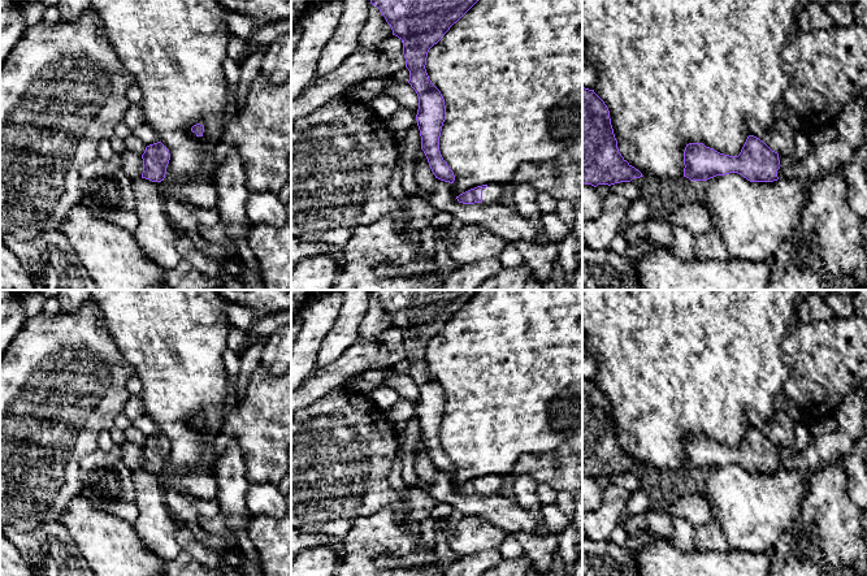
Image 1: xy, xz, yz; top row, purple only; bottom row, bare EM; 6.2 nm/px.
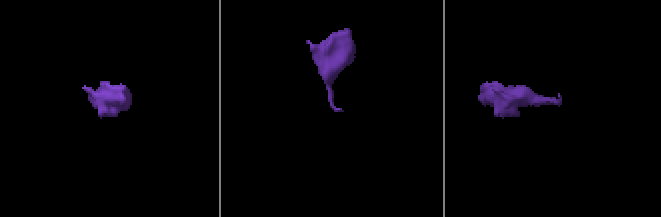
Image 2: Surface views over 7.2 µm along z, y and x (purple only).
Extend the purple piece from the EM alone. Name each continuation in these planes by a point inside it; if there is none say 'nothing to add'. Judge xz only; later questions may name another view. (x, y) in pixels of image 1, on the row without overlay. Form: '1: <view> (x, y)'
1: xz (493, 484)

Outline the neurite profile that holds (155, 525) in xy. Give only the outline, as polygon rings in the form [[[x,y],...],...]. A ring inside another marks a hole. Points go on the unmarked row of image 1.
[[[209,459],[185,475],[152,473],[139,468],[133,472],[133,482],[138,508],[133,528],[143,543],[168,563],[182,550],[177,540],[178,527],[166,499],[168,490],[178,490],[194,501],[216,498],[218,482],[214,465]]]

